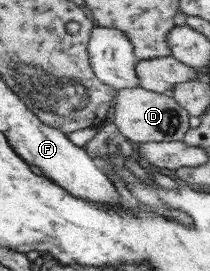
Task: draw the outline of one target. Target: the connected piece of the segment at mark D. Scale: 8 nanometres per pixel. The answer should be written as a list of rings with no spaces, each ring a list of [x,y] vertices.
[[[141,86],[120,89],[114,102],[112,120],[128,140],[149,142],[181,142],[191,129],[191,114],[171,94],[143,89]]]

